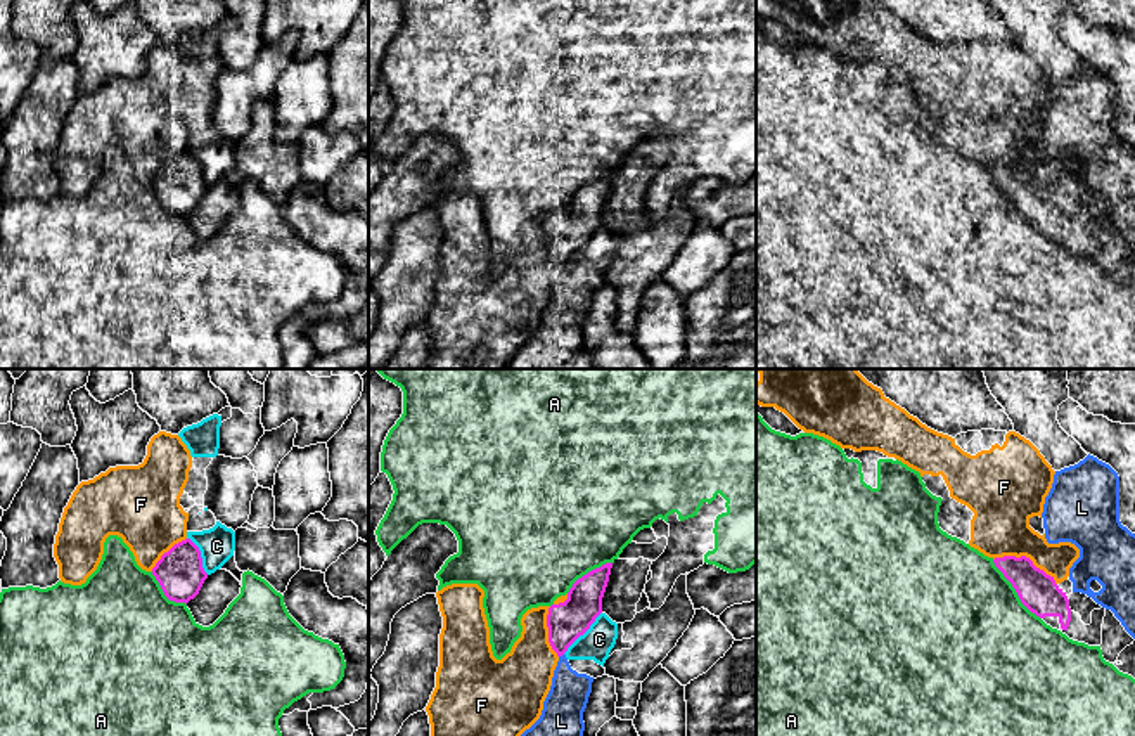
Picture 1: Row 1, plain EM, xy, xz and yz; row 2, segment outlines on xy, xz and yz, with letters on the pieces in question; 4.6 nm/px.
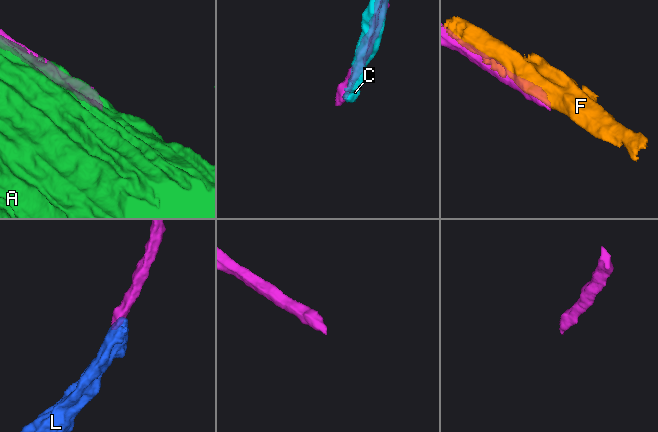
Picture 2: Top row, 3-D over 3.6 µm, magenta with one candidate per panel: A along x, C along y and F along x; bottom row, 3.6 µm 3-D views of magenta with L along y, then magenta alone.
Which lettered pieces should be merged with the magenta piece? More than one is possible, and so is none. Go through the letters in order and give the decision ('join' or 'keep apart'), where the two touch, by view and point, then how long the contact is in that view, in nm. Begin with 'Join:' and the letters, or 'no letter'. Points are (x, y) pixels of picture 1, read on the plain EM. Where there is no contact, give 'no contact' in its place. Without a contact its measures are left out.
Join: no letter
A: keep apart; meets magenta in yz at (1016, 203); contact 360 nm long
C: keep apart; meets magenta in xz at (583, 245); contact 260 nm long
F: keep apart; meets magenta in yz at (1025, 168); contact 320 nm long
L: keep apart; meets magenta in xz at (561, 267); contact 30 nm long

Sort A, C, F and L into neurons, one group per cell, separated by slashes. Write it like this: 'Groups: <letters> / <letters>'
Groups: A / C L / F

